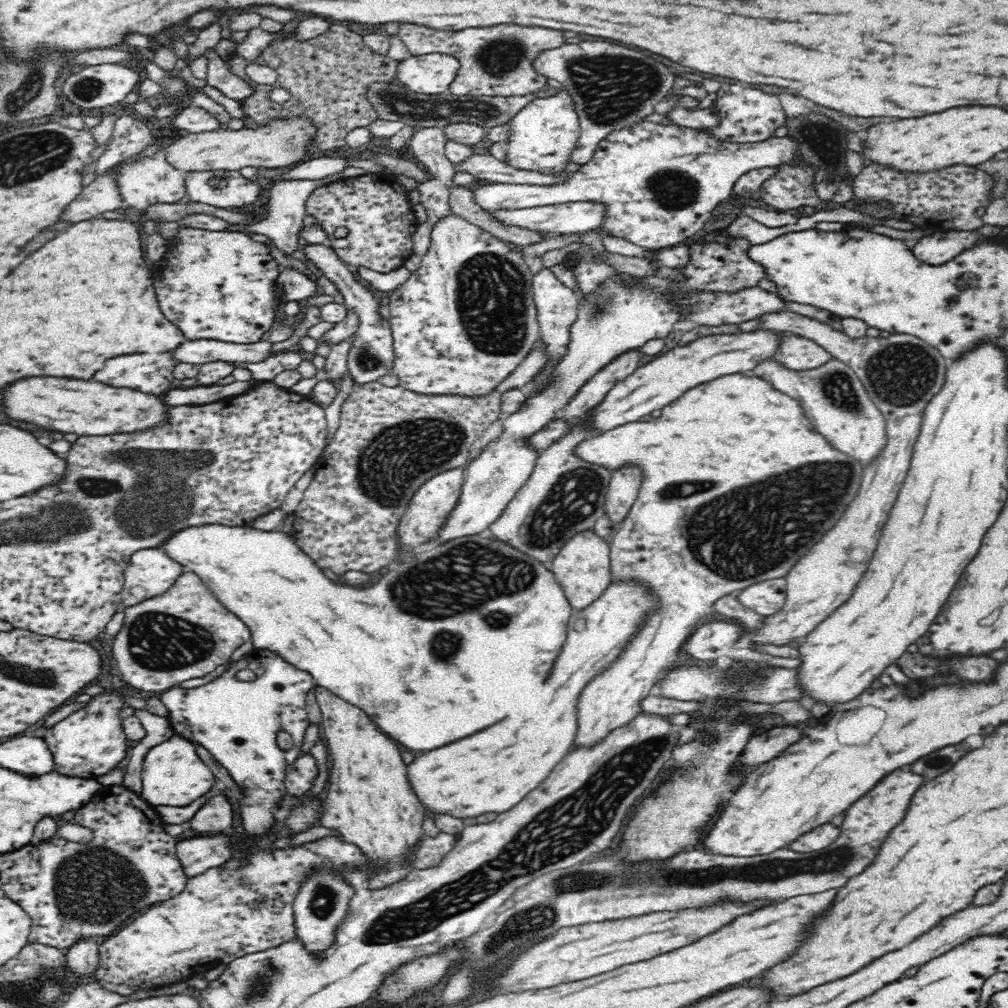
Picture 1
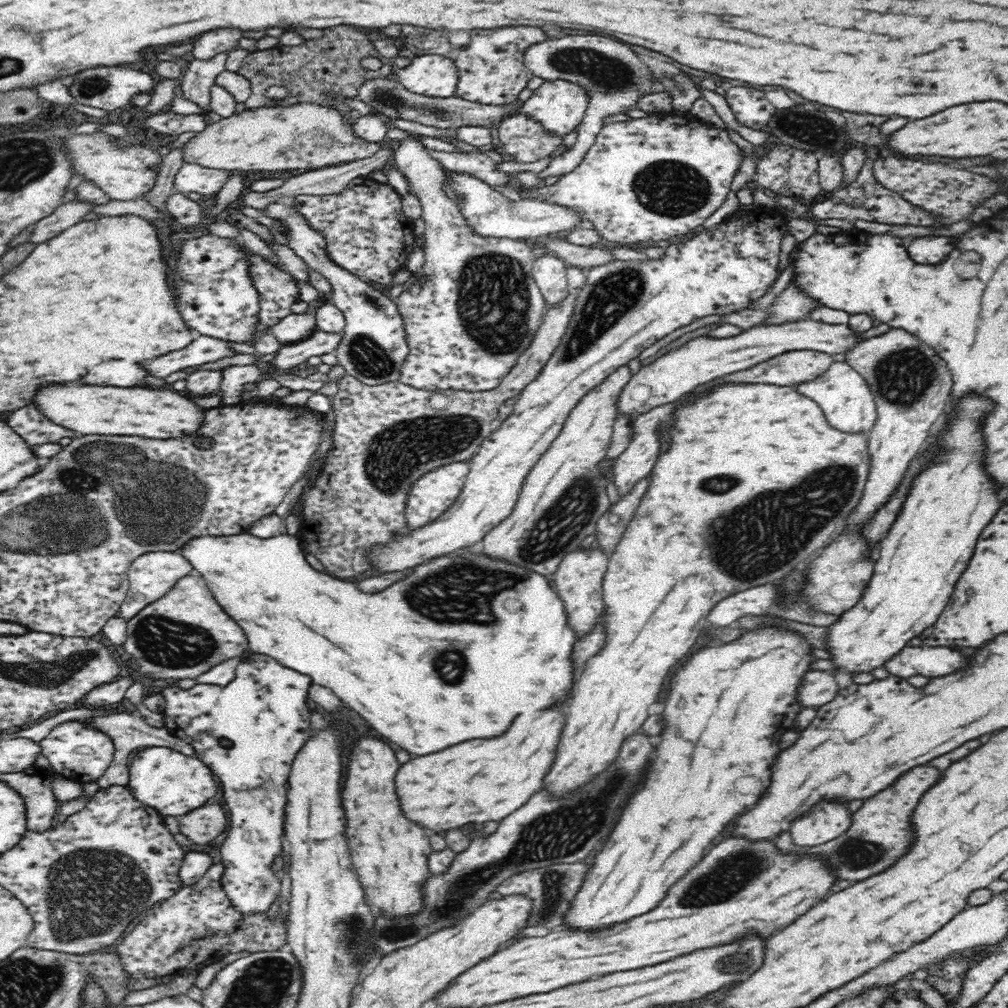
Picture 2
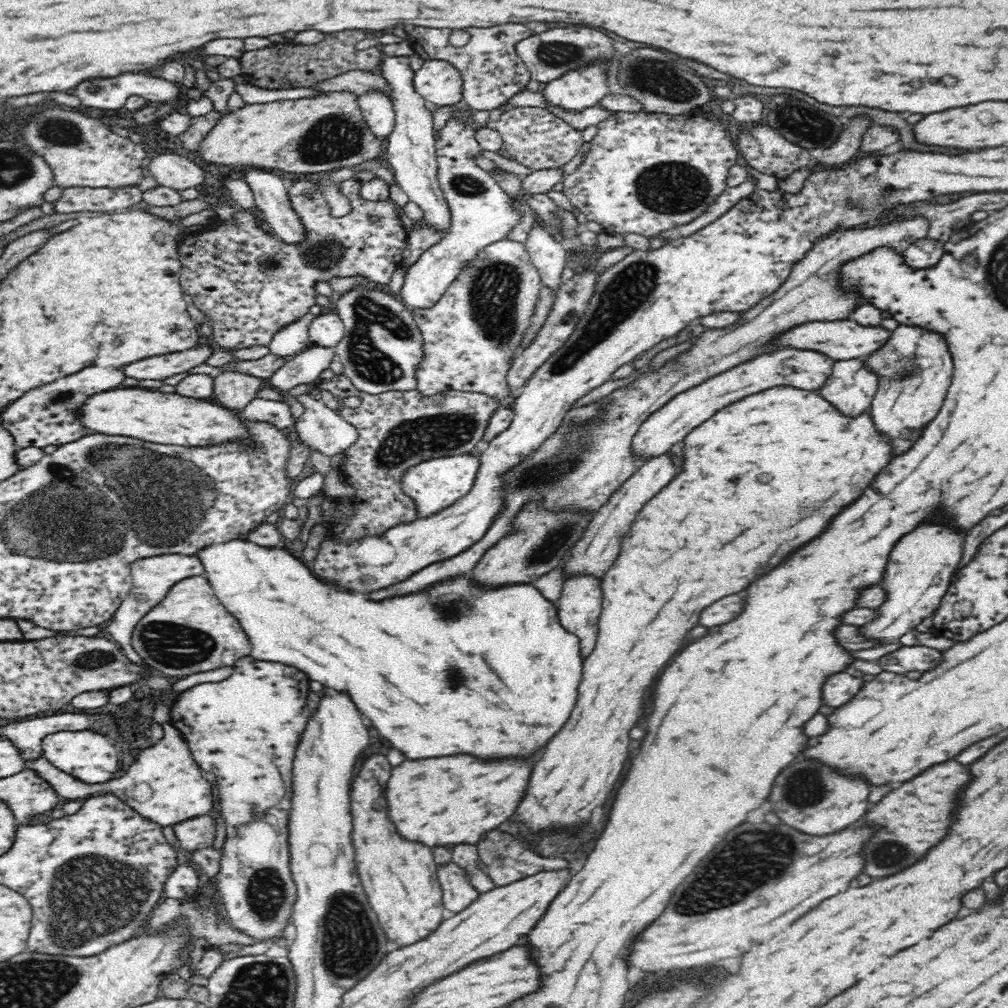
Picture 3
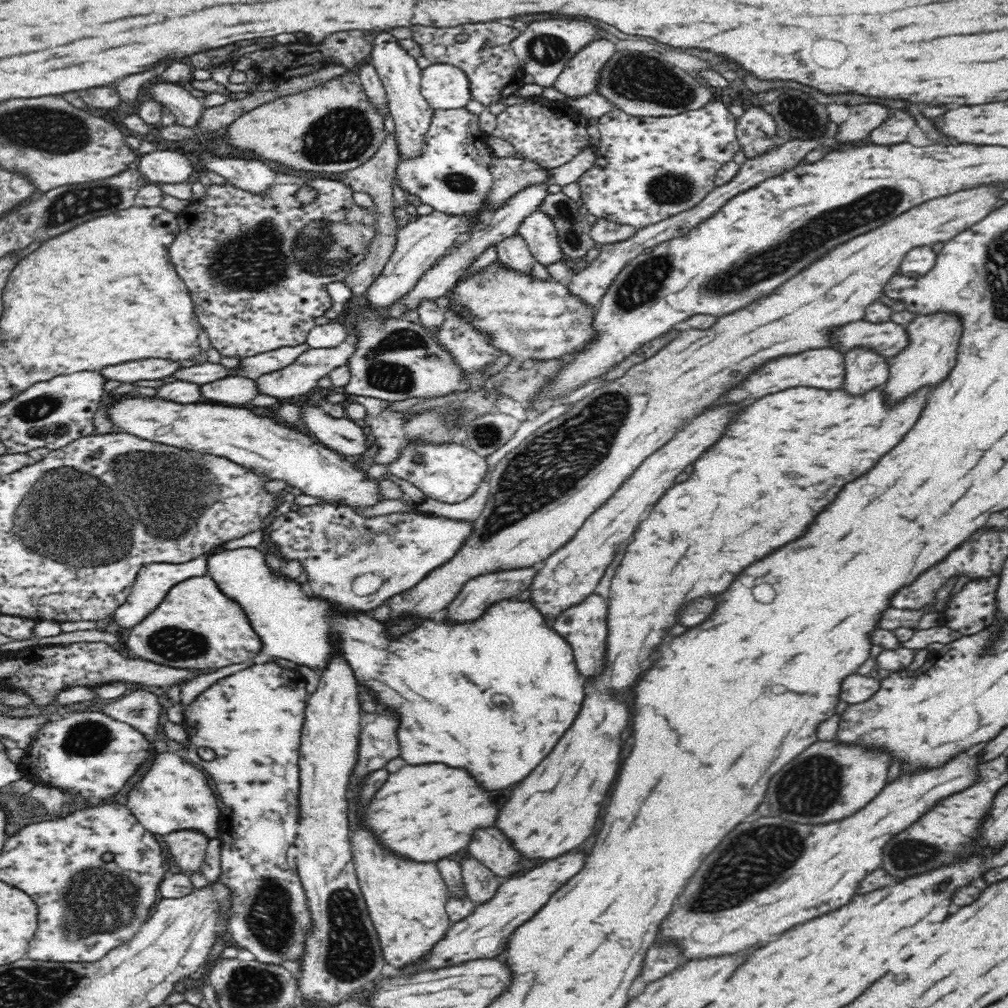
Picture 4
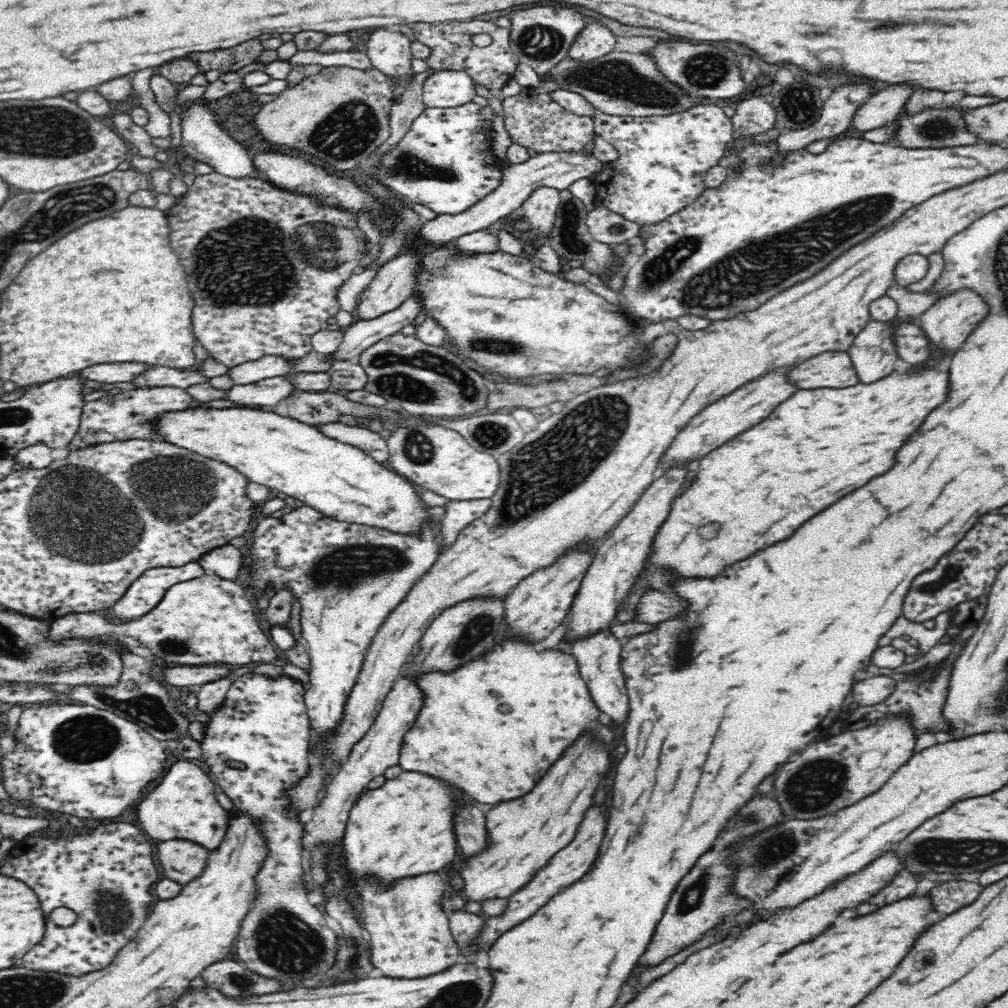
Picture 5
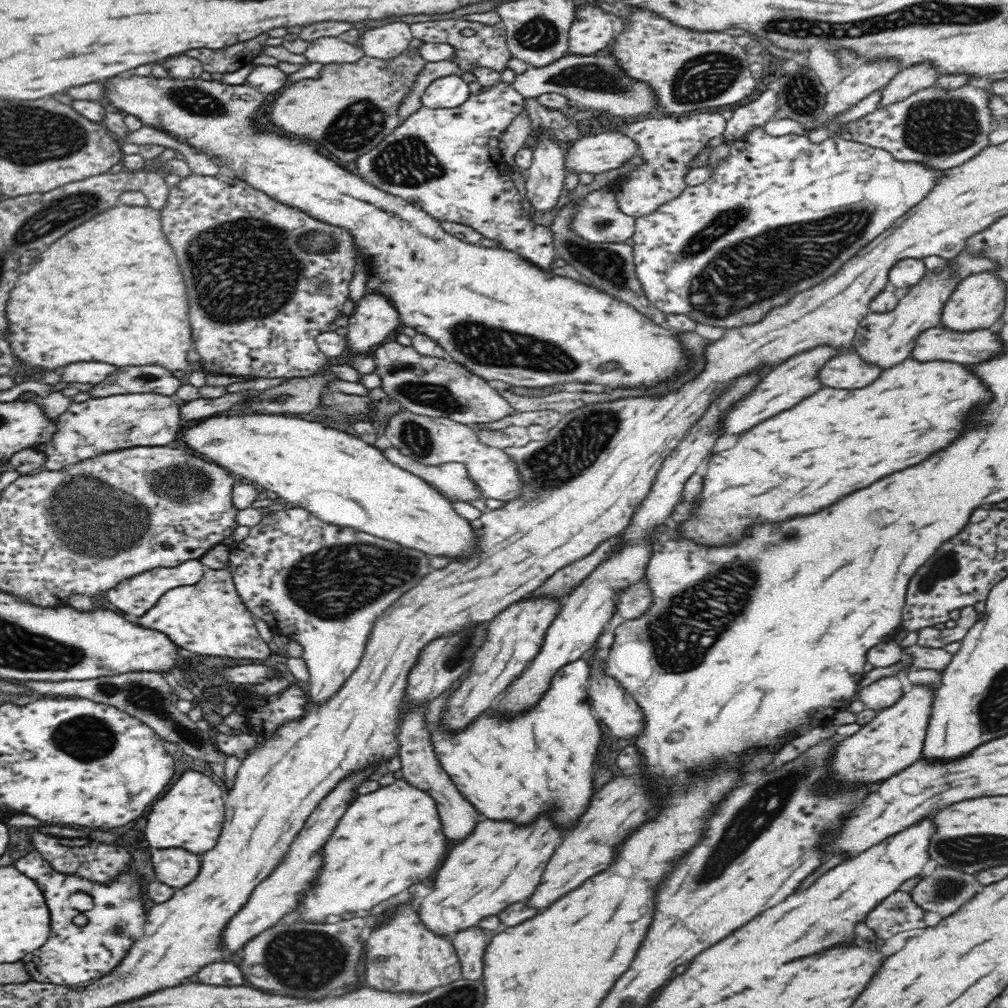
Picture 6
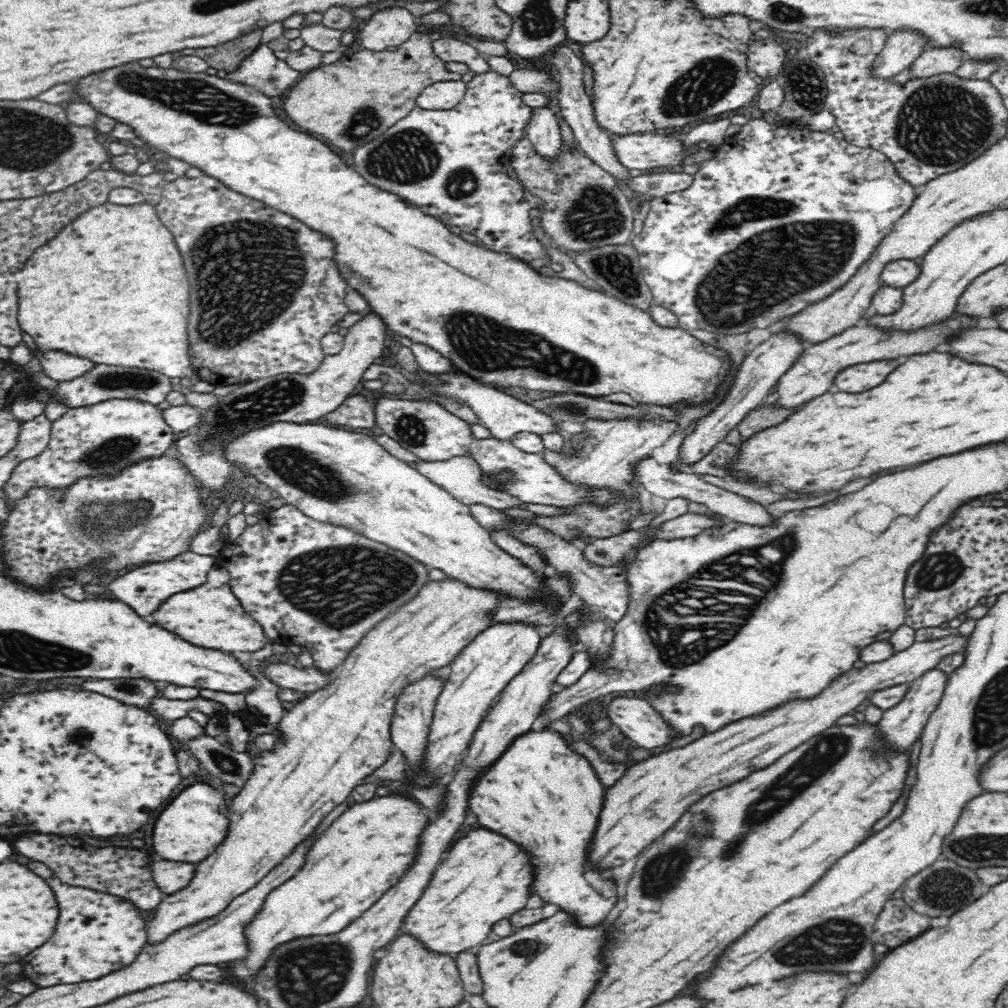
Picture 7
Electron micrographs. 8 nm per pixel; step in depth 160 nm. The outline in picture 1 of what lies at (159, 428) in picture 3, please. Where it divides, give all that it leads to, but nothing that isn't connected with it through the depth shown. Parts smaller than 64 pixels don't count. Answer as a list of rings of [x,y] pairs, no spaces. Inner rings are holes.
[[[22,378],[2,392],[4,410],[14,420],[32,422],[46,430],[58,430],[78,436],[106,436],[118,432],[136,432],[158,426],[166,420],[166,406],[158,396],[138,390],[112,388],[100,382],[76,378]]]

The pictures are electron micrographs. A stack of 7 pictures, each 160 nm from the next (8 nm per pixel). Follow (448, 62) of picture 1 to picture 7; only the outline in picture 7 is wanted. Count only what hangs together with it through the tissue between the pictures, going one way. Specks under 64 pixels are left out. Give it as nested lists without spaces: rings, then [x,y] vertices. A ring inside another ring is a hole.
[[[461,80],[435,82],[417,96],[415,106],[424,110],[450,110],[464,97],[467,84]]]

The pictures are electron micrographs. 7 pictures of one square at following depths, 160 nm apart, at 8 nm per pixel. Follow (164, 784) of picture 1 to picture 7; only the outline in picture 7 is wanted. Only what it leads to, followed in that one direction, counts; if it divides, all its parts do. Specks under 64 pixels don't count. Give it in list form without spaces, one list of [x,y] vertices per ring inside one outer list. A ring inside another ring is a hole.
[[[208,783],[188,786],[160,812],[152,830],[154,850],[166,860],[194,863],[204,860],[226,838],[228,819],[224,816],[228,812],[228,801],[226,796]]]

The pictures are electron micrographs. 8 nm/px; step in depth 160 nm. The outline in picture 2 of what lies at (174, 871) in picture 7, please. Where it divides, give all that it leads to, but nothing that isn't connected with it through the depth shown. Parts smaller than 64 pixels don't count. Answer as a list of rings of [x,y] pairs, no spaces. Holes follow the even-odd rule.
[[[206,806],[198,808],[177,817],[180,826],[180,833],[188,836],[191,843],[209,844],[219,834],[228,830],[226,816],[220,806]]]

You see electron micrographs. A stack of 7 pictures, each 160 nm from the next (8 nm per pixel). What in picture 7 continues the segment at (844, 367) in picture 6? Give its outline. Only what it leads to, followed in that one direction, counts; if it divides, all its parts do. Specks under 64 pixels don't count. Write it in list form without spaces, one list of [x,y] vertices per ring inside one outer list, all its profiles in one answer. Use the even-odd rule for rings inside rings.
[[[880,359],[873,362],[848,366],[834,376],[833,383],[839,390],[846,392],[862,392],[870,390],[886,380],[890,372],[897,370],[902,359]]]

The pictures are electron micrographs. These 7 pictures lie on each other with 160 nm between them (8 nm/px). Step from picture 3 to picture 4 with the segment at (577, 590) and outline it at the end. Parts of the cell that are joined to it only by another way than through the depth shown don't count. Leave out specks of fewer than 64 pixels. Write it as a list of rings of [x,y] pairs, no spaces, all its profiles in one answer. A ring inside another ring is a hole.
[[[592,593],[582,602],[578,602],[570,608],[566,608],[560,616],[550,621],[550,625],[566,642],[570,643],[573,648],[573,655],[578,670],[582,676],[592,678],[594,674],[598,674],[598,670],[602,670],[604,664],[604,652],[606,652],[606,614],[608,614],[608,607],[604,598]]]

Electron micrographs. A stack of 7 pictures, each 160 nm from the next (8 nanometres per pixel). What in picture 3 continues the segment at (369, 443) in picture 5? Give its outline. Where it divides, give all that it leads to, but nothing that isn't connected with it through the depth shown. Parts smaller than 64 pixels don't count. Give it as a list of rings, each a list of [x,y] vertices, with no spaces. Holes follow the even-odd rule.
[[[282,391],[282,394],[288,394],[288,395],[290,395],[290,396],[294,397],[294,400],[296,400],[296,401],[300,402],[300,404],[303,404],[303,405],[304,405],[304,408],[305,408],[305,409],[304,409],[304,412],[302,413],[302,416],[300,416],[300,418],[296,418],[296,419],[295,419],[295,429],[297,430],[299,439],[302,440],[302,442],[303,442],[304,445],[308,445],[308,447],[310,447],[311,452],[313,452],[313,451],[318,451],[318,452],[320,452],[321,454],[324,454],[324,455],[326,455],[326,456],[328,456],[328,457],[331,458],[332,456],[336,456],[336,454],[340,454],[340,453],[342,453],[342,452],[344,452],[344,450],[346,450],[346,448],[348,448],[348,446],[350,446],[350,444],[352,444],[352,442],[353,442],[356,438],[358,438],[358,431],[356,431],[356,429],[354,429],[354,427],[352,427],[352,425],[348,424],[348,422],[346,422],[346,421],[338,414],[337,411],[332,410],[331,408],[328,408],[328,406],[326,406],[321,400],[320,400],[320,401],[315,400],[314,398],[311,398],[309,395],[307,395],[306,393],[304,393],[304,394],[298,394],[298,395],[291,395],[291,394],[289,393],[289,391]]]

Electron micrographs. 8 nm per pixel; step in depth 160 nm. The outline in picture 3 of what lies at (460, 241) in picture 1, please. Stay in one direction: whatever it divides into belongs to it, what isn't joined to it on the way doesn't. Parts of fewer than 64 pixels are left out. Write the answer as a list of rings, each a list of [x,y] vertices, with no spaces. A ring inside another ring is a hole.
[[[384,56],[381,62],[382,76],[388,81],[388,84],[393,88],[393,109],[395,112],[394,130],[387,138],[386,156],[387,162],[394,173],[394,180],[398,186],[407,194],[410,202],[415,202],[423,212],[424,225],[441,236],[450,234],[450,227],[452,224],[452,215],[450,214],[450,207],[446,200],[444,191],[440,186],[437,170],[438,161],[435,153],[434,136],[432,135],[432,113],[428,111],[428,102],[422,98],[414,85],[412,85],[412,78],[414,78],[414,71],[410,69],[410,56]],[[506,238],[478,252],[478,255],[462,268],[461,274],[448,284],[445,294],[431,308],[410,309],[412,317],[414,317],[414,322],[418,325],[420,333],[422,333],[422,361],[418,364],[414,375],[416,377],[417,389],[426,396],[452,390],[478,392],[484,396],[495,398],[498,402],[501,402],[502,407],[512,408],[514,399],[510,399],[510,395],[508,395],[510,389],[508,389],[506,378],[510,371],[513,358],[522,351],[520,350],[520,344],[522,344],[522,338],[524,338],[526,330],[530,328],[530,318],[532,318],[536,304],[539,302],[540,289],[542,287],[543,284],[541,283],[540,275],[538,275],[538,271],[536,271],[534,264],[531,262],[526,246],[522,242],[514,242],[514,240],[508,240]]]

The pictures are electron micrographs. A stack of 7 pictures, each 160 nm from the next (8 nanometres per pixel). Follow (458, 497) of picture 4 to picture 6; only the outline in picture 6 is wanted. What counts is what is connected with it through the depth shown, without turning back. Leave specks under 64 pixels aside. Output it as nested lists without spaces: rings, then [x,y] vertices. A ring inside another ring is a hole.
[[[400,410],[392,416],[385,429],[386,440],[404,456],[426,466],[438,466],[447,462],[464,464],[468,477],[480,491],[478,498],[510,500],[516,498],[522,486],[514,461],[504,449],[492,448],[478,443],[476,433],[469,425],[460,424],[447,418],[434,418]]]

